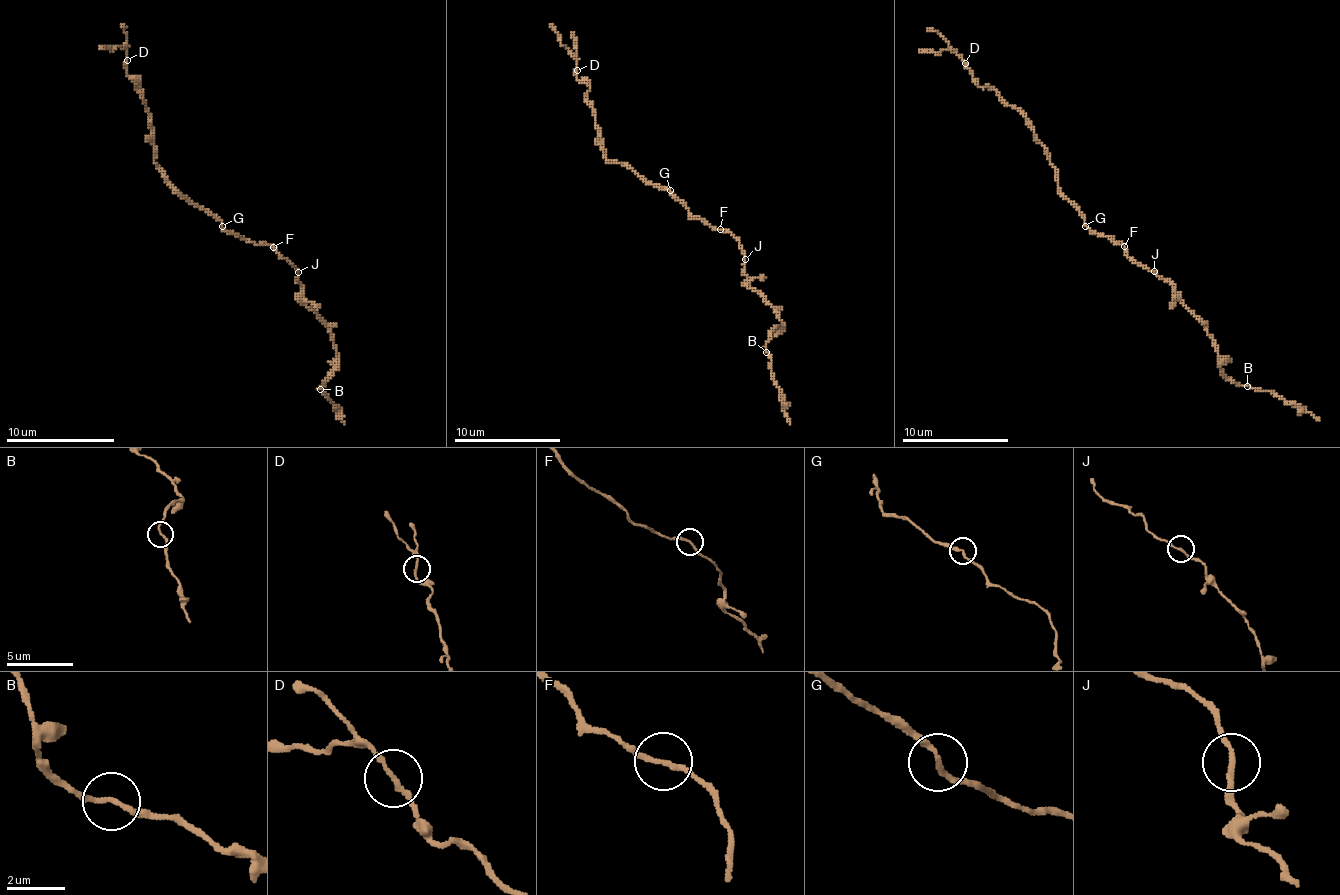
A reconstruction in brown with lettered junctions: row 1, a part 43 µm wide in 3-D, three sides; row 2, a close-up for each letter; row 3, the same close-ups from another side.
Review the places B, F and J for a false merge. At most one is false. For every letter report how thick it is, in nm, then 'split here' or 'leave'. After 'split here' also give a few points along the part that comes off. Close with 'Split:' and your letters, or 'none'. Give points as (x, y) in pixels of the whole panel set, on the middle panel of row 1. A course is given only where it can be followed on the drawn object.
B: 160 nm | leave
F: 170 nm | leave
J: 170 nm | leave
Split: none

